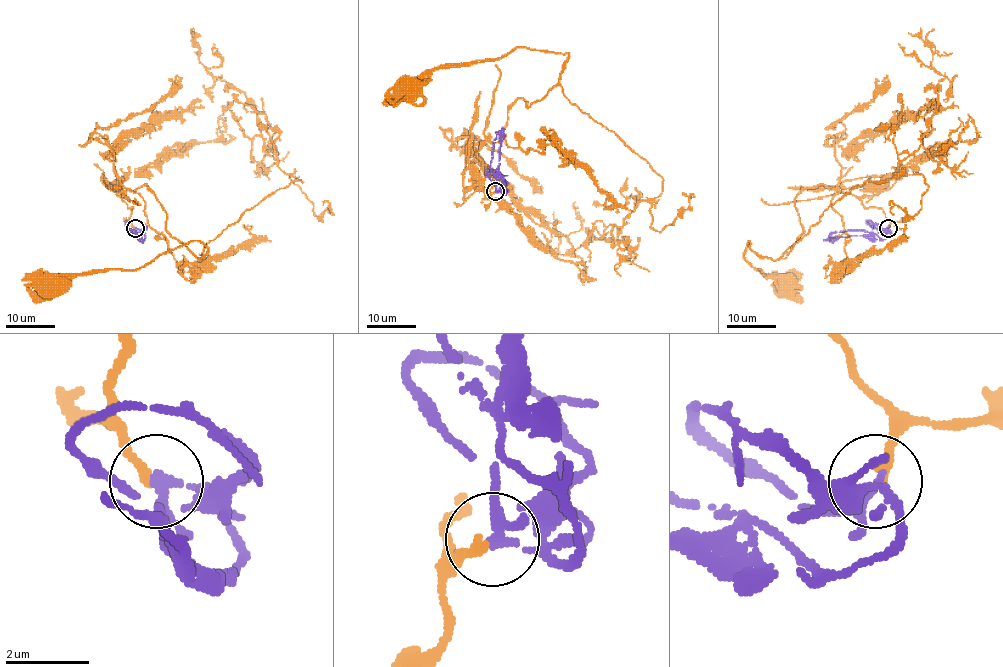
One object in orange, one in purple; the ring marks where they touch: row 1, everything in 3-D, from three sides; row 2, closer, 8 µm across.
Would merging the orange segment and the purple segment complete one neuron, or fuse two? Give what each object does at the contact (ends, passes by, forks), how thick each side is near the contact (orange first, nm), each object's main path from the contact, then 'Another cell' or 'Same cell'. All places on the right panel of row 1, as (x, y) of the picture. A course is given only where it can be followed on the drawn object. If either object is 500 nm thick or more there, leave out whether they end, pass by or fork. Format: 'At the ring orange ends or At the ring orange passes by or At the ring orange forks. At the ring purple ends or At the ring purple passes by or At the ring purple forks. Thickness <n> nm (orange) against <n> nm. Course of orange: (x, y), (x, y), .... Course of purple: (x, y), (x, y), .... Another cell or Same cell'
At the ring orange ends. At the ring purple forks. Thickness 200 nm (orange) against 150 nm. Course of orange: (889, 228), (852, 194), (806, 187), (799, 238), (776, 260), (749, 240), (744, 254), (781, 288). Course of purple: (888, 228), (890, 233), (881, 239), (864, 231), (841, 231), (830, 235), (857, 235). Same cell

